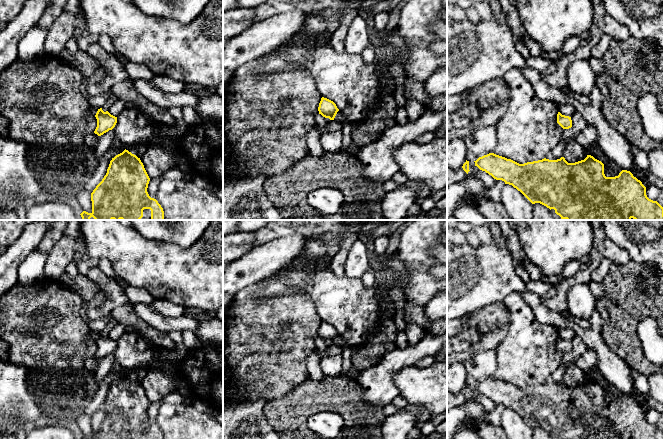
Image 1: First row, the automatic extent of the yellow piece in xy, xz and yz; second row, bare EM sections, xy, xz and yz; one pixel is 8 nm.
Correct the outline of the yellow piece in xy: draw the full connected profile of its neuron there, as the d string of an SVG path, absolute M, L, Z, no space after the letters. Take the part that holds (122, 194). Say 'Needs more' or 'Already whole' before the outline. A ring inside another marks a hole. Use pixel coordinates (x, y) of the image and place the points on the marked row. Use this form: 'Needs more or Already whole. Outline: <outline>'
Needs more. Outline: M125 149L110 161L106 175L91 193L92 212L83 211L80 214L82 220L90 220L91 217L95 220L164 220L163 208L147 192L149 181L150 178L140 158Z

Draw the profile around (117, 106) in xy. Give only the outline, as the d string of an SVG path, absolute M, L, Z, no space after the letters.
M116 99L112 104L110 104L109 108L108 108L108 112L117 117L118 114L126 107L126 104L121 101Z

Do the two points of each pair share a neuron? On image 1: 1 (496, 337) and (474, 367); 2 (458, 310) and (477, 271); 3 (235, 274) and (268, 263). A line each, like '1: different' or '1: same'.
1: different
2: same
3: same

